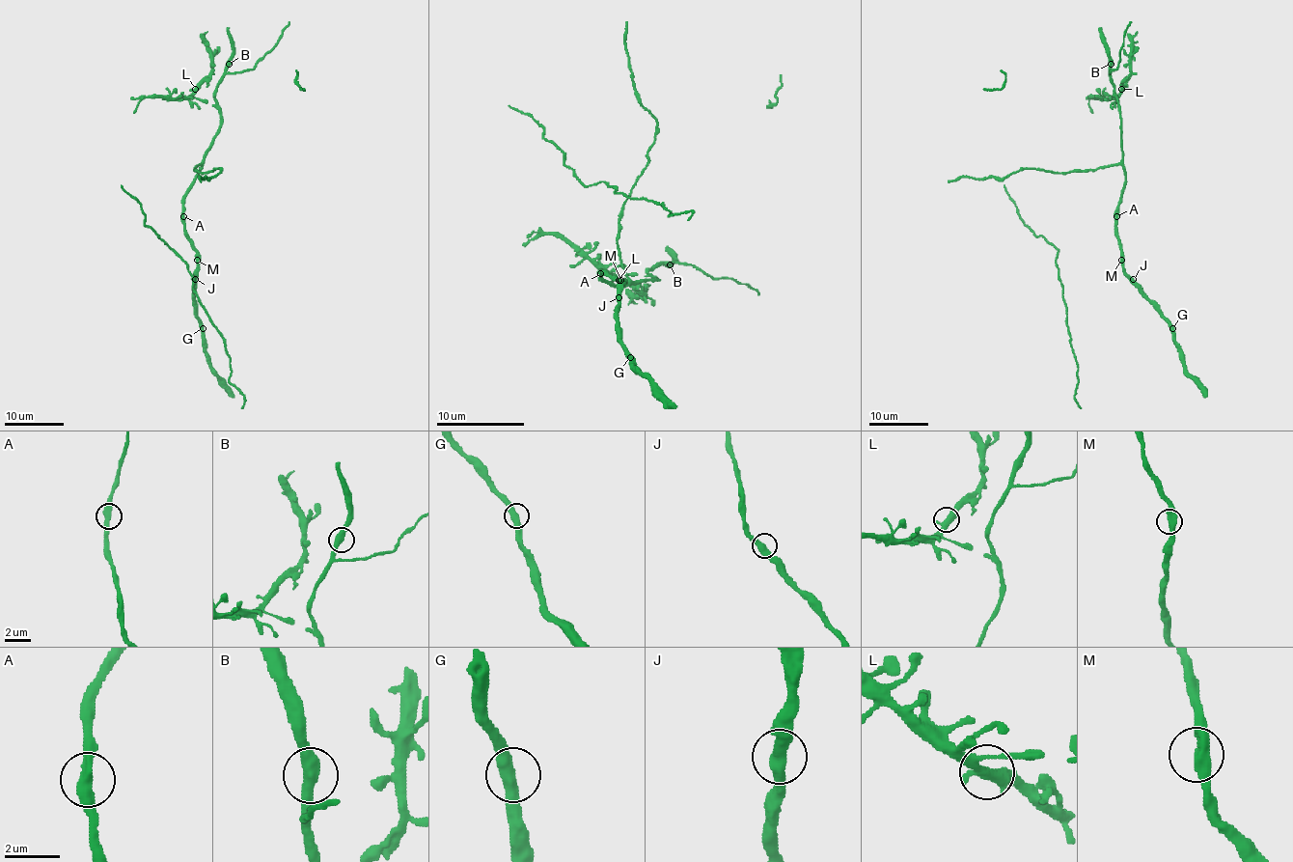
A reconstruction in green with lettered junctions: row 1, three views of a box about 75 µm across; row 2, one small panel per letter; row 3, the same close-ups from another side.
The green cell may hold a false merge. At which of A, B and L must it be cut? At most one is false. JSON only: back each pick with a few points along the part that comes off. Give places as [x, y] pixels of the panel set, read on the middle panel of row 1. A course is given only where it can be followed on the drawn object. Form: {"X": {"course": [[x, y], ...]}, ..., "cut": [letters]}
{"cut": []}

